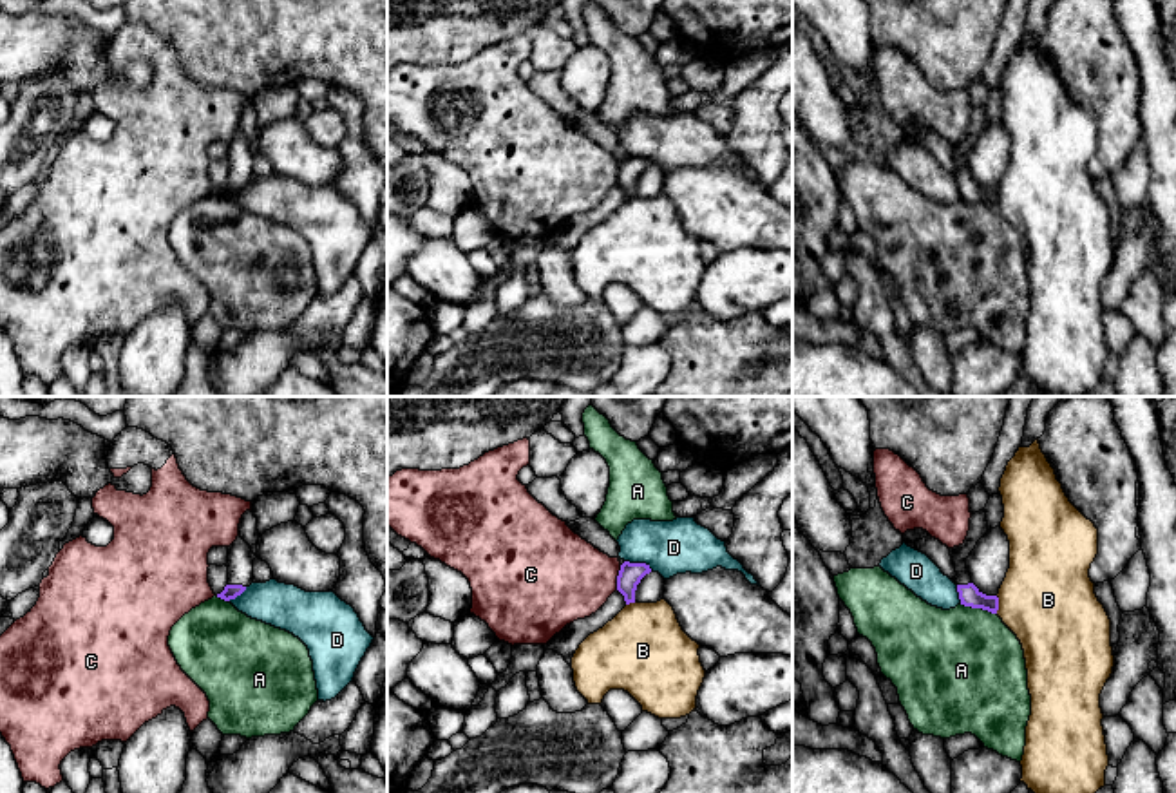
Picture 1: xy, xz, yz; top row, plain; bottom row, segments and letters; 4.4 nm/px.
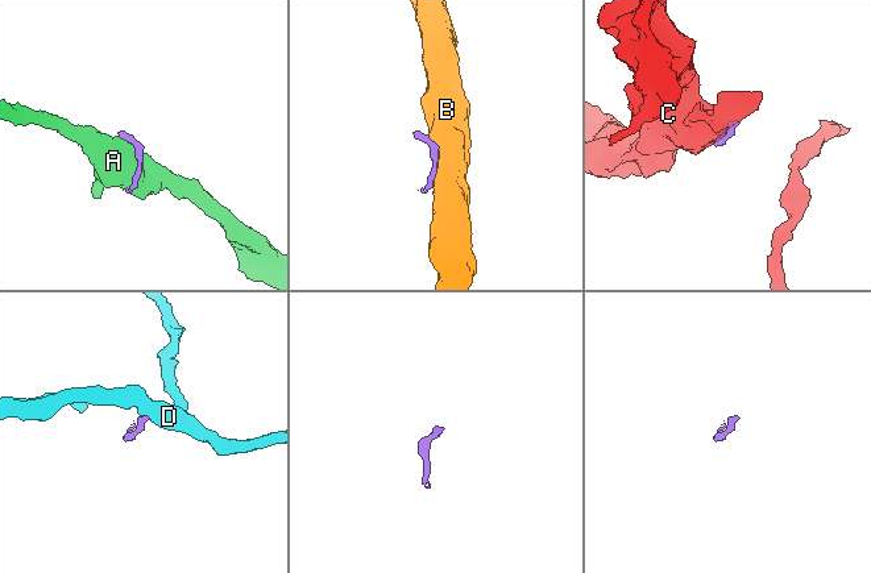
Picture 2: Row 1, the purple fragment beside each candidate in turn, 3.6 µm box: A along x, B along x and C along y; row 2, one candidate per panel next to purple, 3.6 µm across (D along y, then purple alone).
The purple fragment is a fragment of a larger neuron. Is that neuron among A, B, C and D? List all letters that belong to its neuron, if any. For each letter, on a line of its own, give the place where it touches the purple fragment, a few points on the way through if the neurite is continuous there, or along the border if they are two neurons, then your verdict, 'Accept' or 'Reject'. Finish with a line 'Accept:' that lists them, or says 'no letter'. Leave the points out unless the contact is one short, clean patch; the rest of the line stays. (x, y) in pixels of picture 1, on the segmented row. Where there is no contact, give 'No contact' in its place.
A: Touches purple at yz (977, 607). Reject
B: Touches purple at yz (997, 605). Reject
C: Touches purple at xz (617, 578). Reject
D: Touches purple at xz (639, 563). Boundary: xz (625, 560), (646, 563), (652, 569). Reject
Accept: no letter

